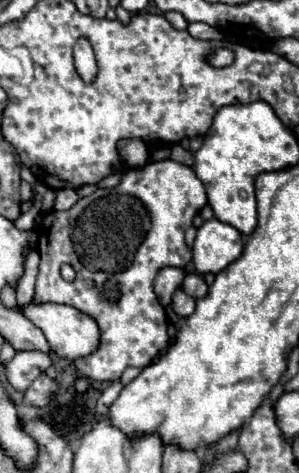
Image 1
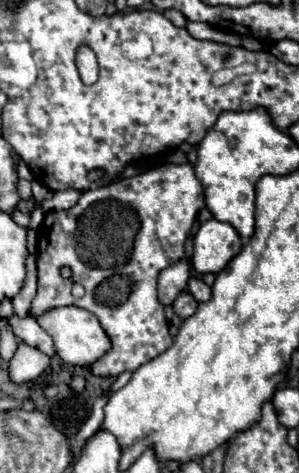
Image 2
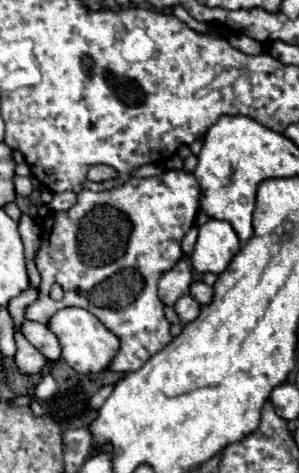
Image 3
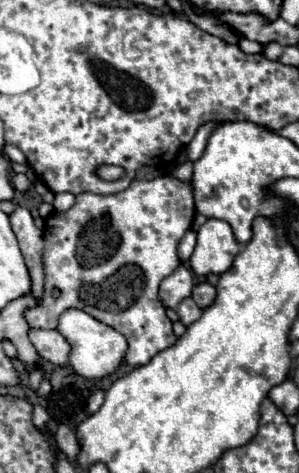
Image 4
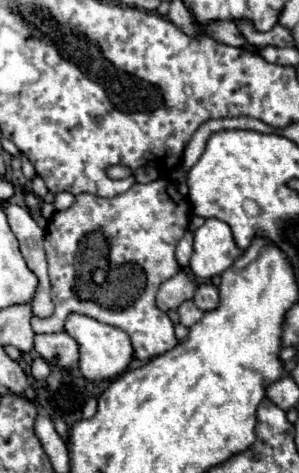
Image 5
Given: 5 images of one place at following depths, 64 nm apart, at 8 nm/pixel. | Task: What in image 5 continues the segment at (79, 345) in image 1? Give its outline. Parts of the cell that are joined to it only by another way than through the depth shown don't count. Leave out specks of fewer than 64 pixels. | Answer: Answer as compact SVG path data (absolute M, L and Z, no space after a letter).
M70 314L64 322L64 332L70 334L76 342L78 342L78 352L80 352L80 360L78 360L78 368L82 372L84 378L88 380L106 380L106 378L116 378L118 374L122 374L128 364L132 362L132 344L128 340L128 334L120 328L102 324L90 316L84 314Z

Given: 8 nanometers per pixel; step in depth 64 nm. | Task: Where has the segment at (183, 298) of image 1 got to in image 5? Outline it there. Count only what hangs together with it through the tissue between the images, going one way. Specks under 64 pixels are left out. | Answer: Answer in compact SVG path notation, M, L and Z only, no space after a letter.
M186 300L184 304L180 304L178 314L180 314L180 324L186 328L190 328L192 324L196 324L202 318L202 312L194 306L192 300Z

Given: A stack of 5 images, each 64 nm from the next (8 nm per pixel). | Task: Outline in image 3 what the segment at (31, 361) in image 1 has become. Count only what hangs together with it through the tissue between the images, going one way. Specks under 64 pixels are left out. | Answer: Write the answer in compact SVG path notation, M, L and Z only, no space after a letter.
M16 332L16 344L20 354L20 364L16 364L16 368L20 370L20 374L28 374L28 376L38 374L48 360L20 332Z

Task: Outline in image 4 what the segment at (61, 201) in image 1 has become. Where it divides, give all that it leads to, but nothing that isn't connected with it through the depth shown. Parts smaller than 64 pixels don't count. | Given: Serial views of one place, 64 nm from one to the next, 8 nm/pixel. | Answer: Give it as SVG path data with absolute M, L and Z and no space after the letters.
M64 192L64 194L56 194L56 196L54 196L52 206L54 206L58 212L64 212L64 210L72 208L72 206L74 206L74 202L76 202L76 196L74 196L74 194Z

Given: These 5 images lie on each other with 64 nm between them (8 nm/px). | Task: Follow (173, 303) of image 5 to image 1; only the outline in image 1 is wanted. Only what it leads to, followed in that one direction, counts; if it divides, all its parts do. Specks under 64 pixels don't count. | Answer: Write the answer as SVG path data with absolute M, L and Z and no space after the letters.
M162 268L156 274L154 292L156 292L156 296L158 296L162 306L168 306L172 302L172 294L182 286L184 274L186 272L182 268Z

